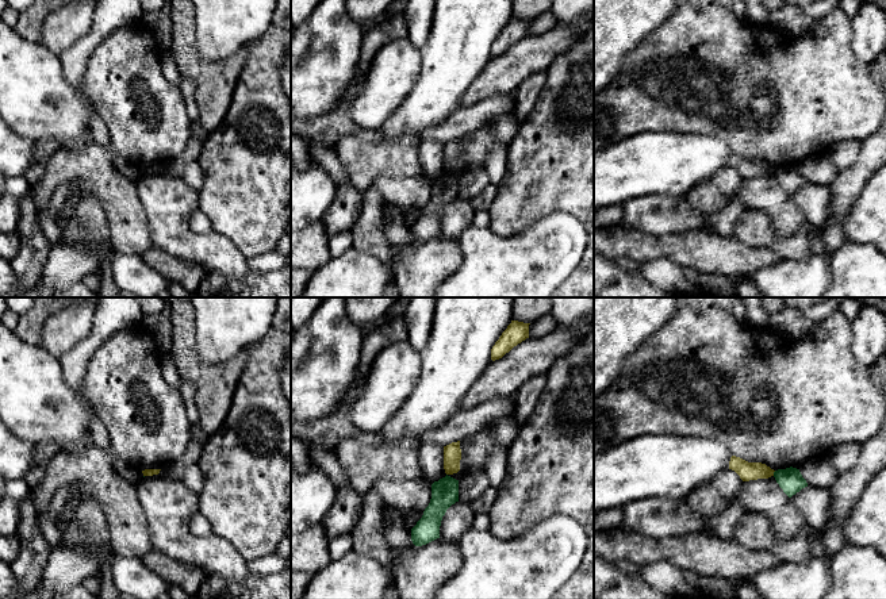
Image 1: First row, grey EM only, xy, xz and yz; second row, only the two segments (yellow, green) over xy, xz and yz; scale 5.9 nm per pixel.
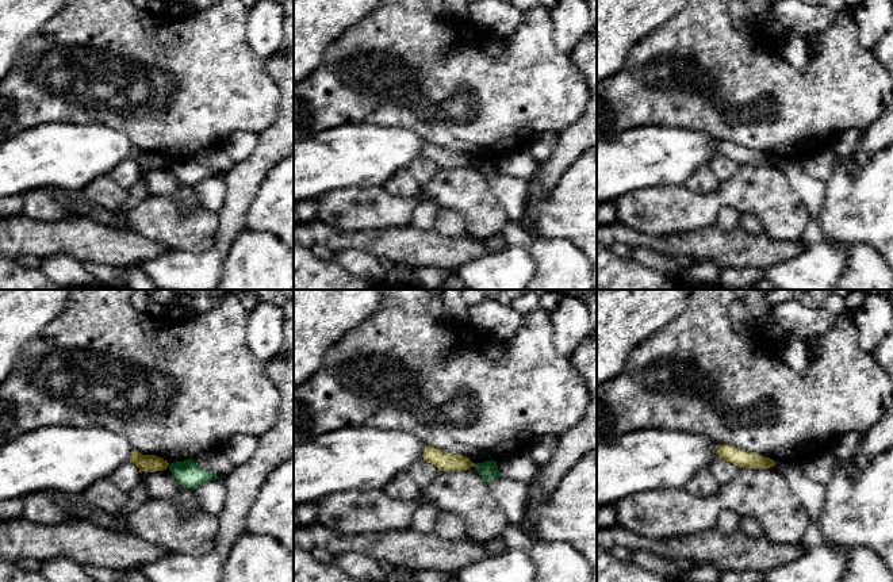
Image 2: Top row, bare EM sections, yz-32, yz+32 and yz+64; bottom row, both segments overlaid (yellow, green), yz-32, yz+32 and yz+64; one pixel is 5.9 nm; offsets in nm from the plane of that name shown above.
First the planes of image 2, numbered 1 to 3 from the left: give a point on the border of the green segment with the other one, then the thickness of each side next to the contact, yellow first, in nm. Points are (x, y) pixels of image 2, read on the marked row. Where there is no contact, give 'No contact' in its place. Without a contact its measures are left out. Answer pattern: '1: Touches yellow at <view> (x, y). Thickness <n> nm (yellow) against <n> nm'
1: No contact
2: No contact
3: No contact

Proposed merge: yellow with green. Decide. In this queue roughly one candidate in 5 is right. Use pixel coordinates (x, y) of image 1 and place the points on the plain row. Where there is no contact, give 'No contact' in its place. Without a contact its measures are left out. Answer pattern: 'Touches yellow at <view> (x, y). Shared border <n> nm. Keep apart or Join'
Touches yellow at yz (773, 171). Shared border 40 nm. Keep apart

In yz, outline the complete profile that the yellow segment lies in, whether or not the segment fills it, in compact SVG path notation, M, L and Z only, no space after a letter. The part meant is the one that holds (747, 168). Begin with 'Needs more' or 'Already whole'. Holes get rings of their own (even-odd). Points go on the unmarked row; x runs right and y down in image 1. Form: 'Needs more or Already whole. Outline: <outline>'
Already whole. Outline: M732 153L729 166L735 168L743 178L768 176L774 173L774 166L762 160L748 160L740 154Z

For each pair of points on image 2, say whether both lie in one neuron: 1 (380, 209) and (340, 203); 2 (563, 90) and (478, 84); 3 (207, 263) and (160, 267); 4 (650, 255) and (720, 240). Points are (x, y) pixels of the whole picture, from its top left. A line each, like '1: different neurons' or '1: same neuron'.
1: same neuron
2: same neuron
3: same neuron
4: different neurons

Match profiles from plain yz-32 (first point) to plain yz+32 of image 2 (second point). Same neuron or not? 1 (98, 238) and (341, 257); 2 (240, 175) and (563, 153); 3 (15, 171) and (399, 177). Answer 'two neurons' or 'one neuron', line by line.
1: two neurons
2: one neuron
3: two neurons

